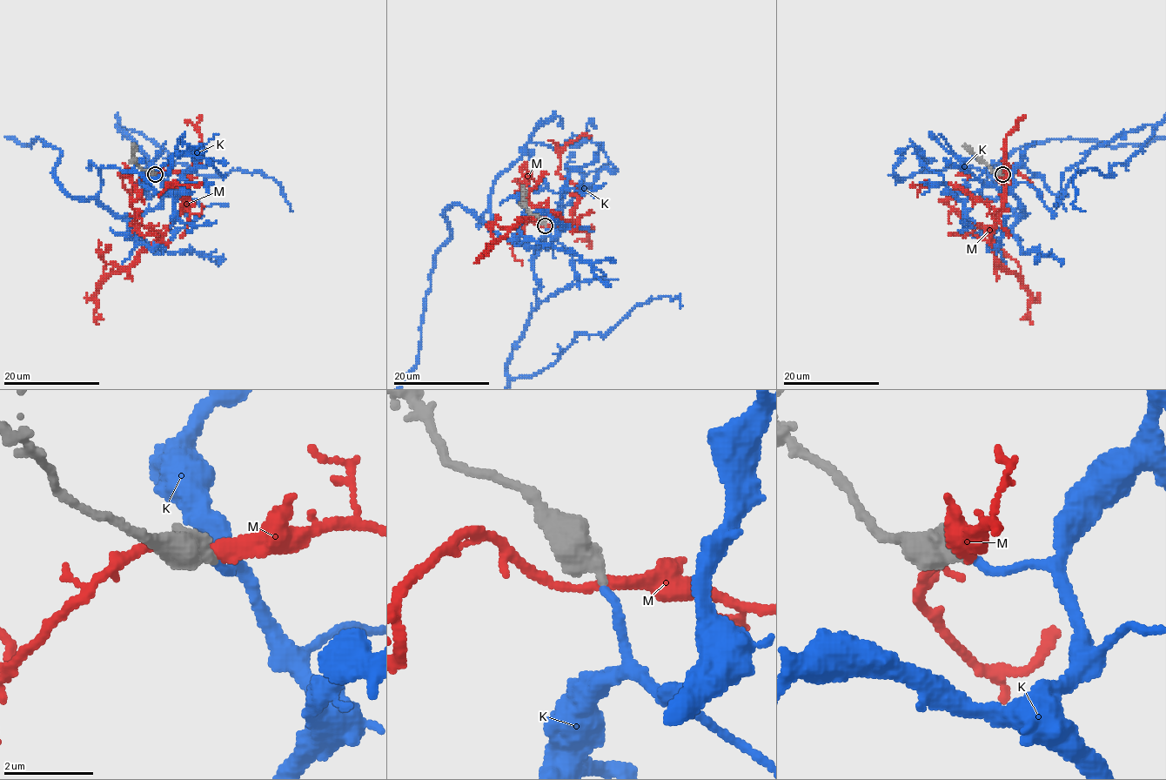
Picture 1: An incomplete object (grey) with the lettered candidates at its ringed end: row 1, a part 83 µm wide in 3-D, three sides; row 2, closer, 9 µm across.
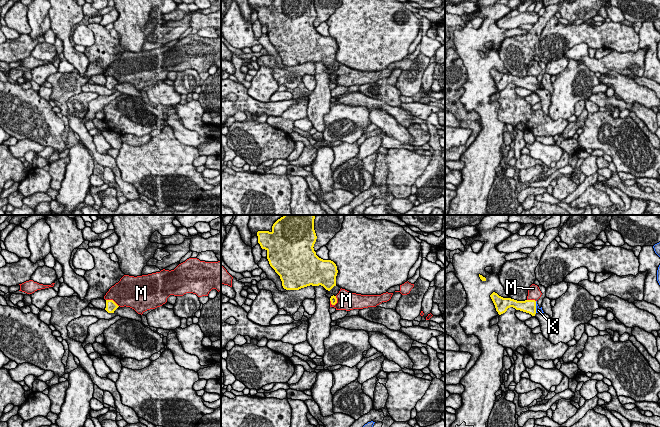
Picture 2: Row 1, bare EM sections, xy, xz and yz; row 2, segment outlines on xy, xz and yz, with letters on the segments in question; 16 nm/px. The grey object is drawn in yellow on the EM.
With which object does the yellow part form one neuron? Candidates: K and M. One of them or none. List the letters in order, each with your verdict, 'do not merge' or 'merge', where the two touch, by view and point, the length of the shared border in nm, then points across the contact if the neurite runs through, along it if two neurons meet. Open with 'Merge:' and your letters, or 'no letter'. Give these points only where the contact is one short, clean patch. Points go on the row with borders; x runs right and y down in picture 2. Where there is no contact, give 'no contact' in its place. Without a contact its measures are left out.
Merge: K
K: merge | yz (535, 307) | 190 nm
M: do not merge | xy (112, 300) | 240 nm | along xy (106, 299), (111, 299), (118, 306)

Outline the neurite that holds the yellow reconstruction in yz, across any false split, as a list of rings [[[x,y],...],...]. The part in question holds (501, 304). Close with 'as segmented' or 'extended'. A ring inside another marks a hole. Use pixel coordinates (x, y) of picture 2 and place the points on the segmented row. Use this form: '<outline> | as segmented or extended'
[[[495,292],[490,297],[499,315],[505,313],[510,307],[529,313],[532,316],[535,316],[536,313],[544,313],[542,307],[540,308],[535,300],[517,301],[511,298],[503,298]]] | extended

